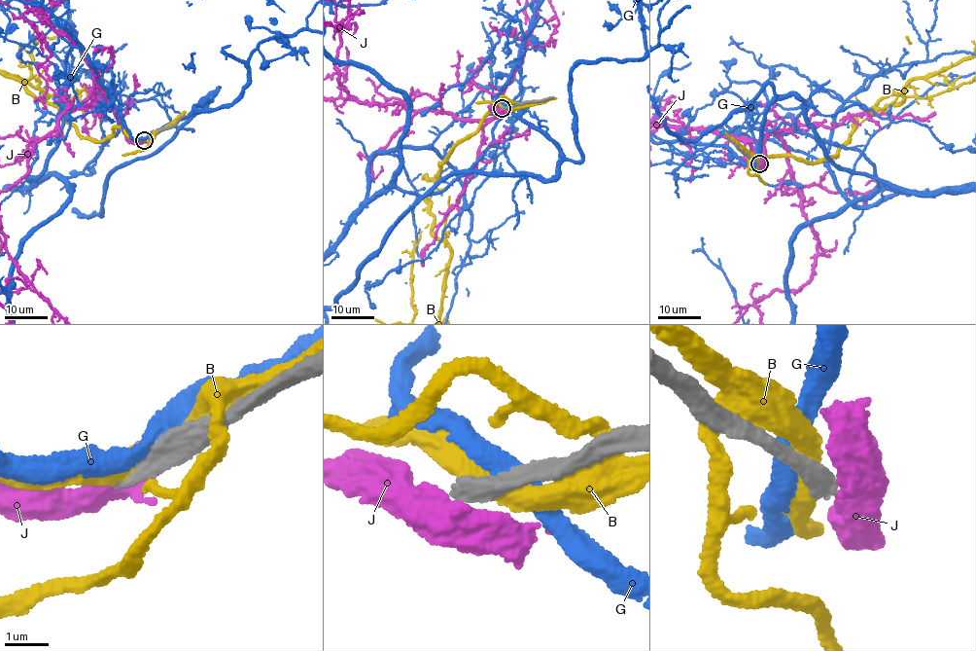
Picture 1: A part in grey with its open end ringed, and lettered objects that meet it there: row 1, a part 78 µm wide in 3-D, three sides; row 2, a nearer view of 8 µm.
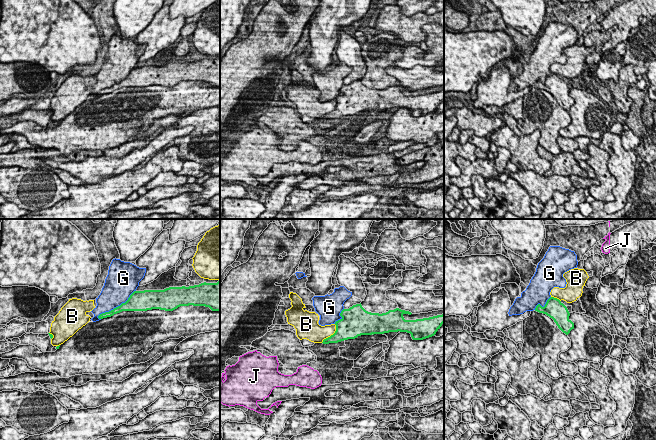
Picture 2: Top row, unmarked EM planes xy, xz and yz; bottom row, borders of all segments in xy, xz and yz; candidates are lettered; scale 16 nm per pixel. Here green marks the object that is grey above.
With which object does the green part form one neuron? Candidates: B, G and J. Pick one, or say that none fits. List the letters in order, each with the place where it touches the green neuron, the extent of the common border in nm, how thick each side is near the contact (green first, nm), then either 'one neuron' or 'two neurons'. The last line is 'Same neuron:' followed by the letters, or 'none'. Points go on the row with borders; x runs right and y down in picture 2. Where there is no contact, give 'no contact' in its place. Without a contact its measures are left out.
B: xz (331, 335) | 380 nm | 320/300 nm | two neurons
G: xy (116, 307) | 750 nm | 200/420 nm | two neurons
J: no contact | two neurons
Same neuron: none

